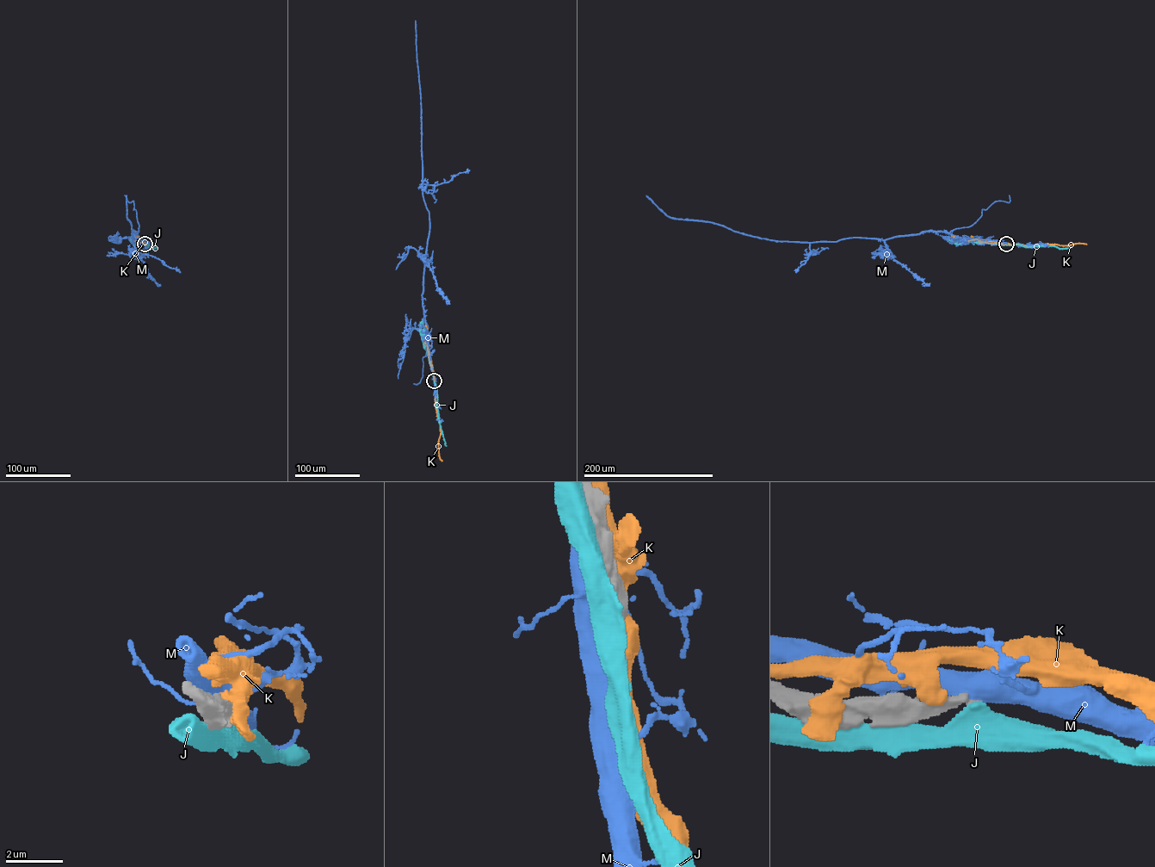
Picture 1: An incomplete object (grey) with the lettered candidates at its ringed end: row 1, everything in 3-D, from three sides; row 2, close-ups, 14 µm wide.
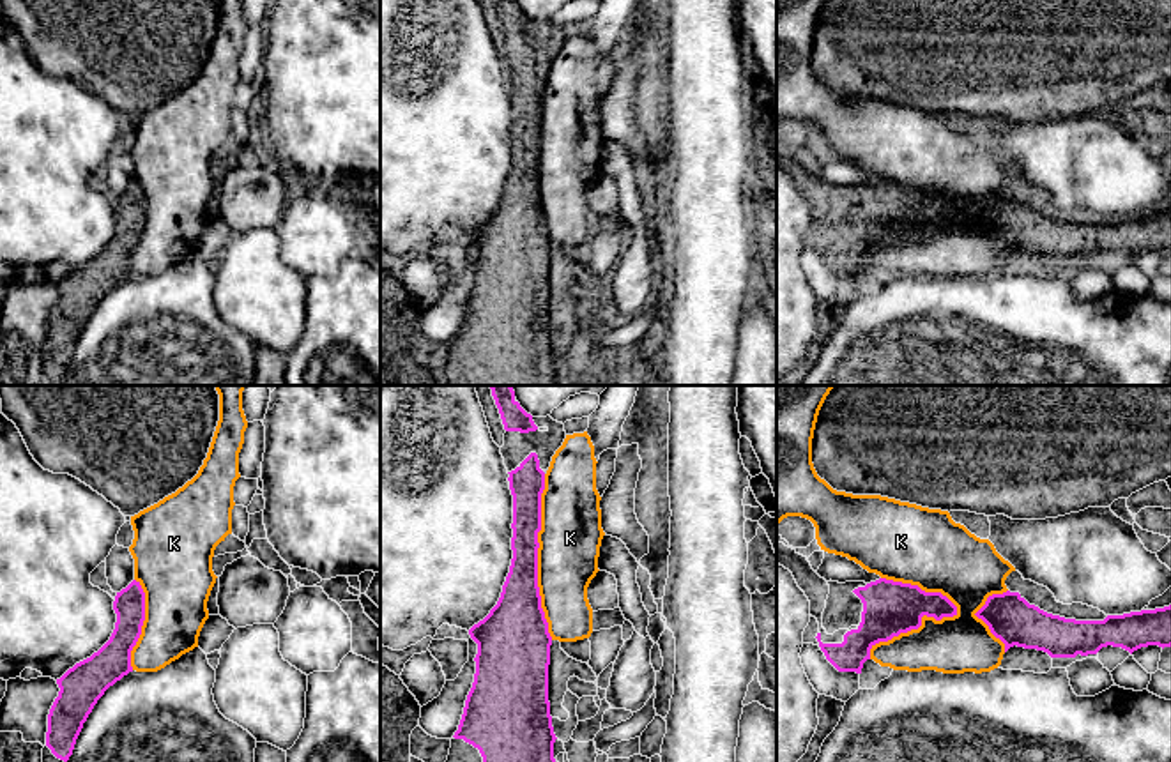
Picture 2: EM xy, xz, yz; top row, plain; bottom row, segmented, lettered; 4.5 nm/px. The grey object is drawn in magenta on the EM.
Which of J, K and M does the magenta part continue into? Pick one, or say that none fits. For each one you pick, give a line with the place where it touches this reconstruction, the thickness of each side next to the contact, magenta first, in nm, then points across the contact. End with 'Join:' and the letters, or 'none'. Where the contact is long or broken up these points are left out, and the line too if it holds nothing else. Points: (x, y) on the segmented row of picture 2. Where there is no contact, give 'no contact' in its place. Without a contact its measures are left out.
Join: none

